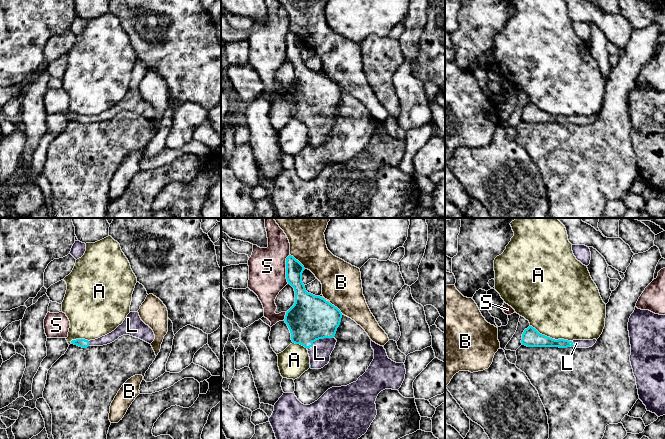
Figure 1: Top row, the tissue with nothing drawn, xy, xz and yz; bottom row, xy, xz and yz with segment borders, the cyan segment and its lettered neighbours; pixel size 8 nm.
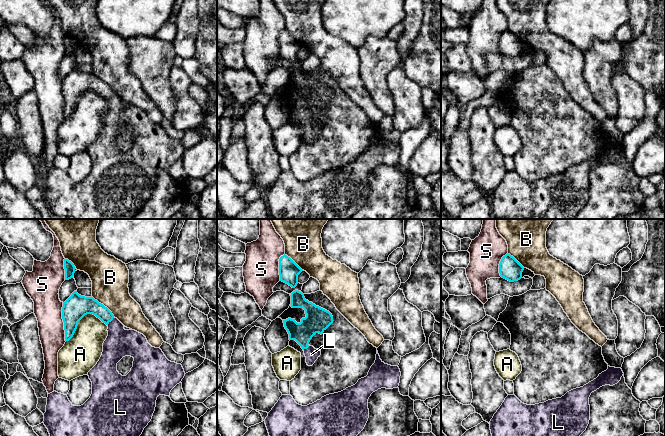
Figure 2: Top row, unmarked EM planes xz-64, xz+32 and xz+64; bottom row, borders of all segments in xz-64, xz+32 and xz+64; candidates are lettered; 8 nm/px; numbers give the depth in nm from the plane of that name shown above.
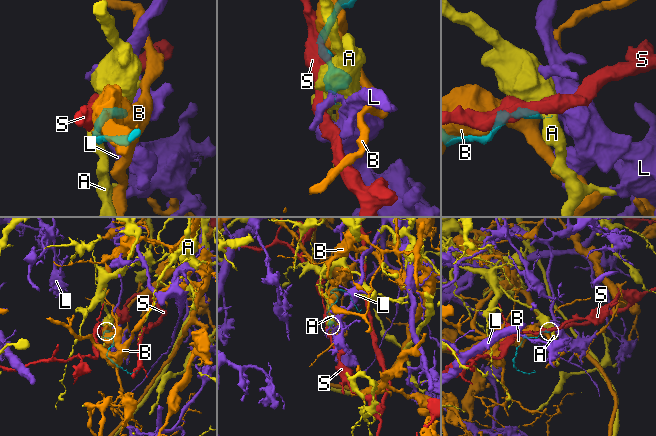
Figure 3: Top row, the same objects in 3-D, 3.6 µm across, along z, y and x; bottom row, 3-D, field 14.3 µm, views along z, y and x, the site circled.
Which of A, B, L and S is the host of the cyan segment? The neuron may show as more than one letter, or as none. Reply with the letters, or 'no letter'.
L

